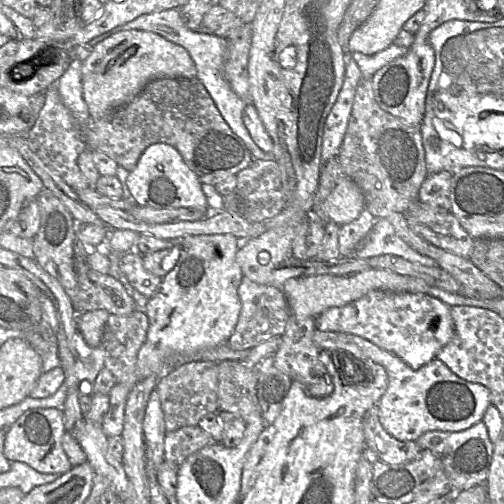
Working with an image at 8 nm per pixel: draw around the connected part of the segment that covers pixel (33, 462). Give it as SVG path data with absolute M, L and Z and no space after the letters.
M61 409L28 410L6 429L4 455L10 462L25 463L40 473L63 475L73 468L62 446L66 433Z

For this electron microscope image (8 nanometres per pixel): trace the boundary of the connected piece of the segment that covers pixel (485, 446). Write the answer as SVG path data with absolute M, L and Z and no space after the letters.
M482 421L459 432L427 431L416 442L421 449L432 451L440 459L454 493L485 485L494 443L490 440L488 429Z

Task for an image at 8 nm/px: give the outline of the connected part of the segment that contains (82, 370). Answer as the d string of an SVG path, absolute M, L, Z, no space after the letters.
M79 329L74 335L74 343L77 357L75 376L80 382L79 391L81 395L91 395L90 384L95 382L104 369L105 351L102 342L98 347L90 347Z

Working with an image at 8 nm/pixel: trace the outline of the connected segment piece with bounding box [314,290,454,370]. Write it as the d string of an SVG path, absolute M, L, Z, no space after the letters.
M373 290L341 307L328 308L314 318L320 331L362 337L398 356L416 370L432 359L454 336L451 307L425 293L394 293Z

